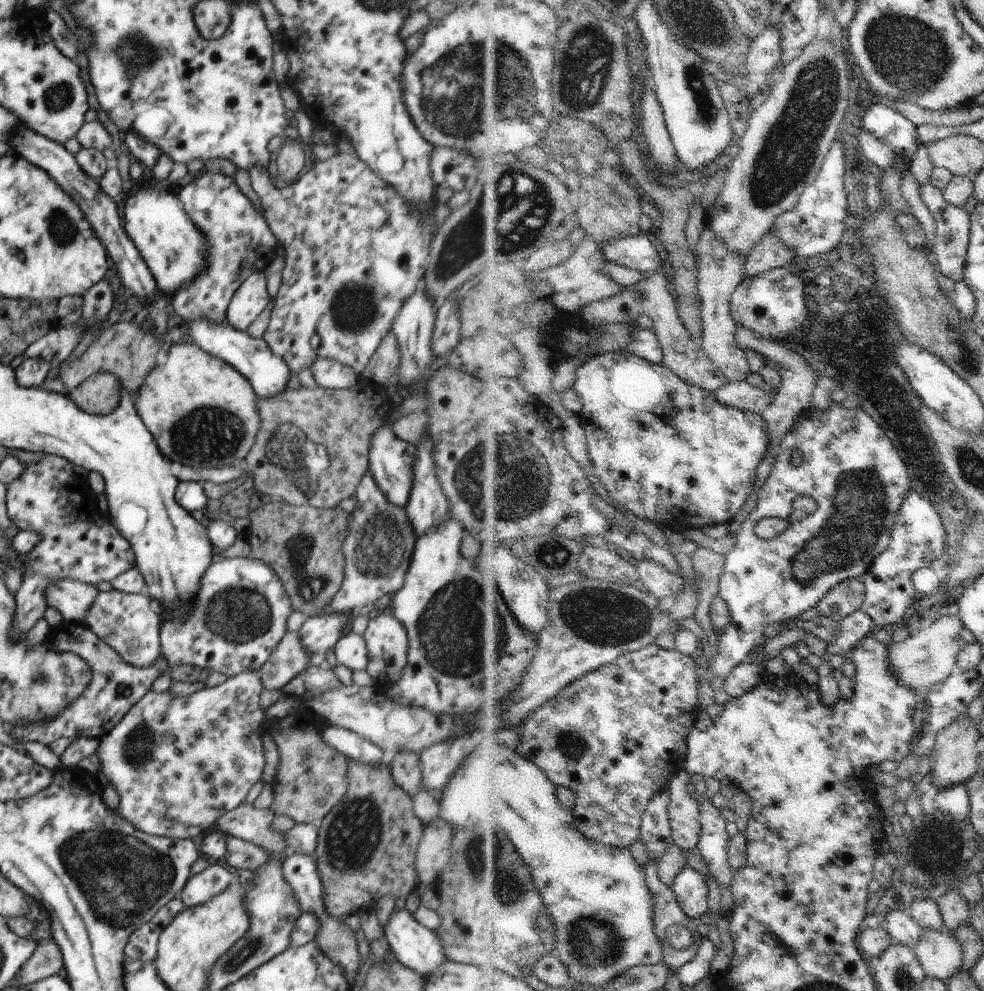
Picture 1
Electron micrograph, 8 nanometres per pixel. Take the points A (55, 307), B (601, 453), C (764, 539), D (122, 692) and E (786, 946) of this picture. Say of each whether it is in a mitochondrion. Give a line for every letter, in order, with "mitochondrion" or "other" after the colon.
A: other
B: other
C: other
D: mitochondrion
E: other

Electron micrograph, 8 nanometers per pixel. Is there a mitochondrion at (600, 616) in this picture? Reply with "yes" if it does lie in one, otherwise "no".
yes

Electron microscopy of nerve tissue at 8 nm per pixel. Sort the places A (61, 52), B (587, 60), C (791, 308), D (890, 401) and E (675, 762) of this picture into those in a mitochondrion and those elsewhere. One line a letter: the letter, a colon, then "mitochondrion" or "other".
A: other
B: mitochondrion
C: other
D: mitochondrion
E: other

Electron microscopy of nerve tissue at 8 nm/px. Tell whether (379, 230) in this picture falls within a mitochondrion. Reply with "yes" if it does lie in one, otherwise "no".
no

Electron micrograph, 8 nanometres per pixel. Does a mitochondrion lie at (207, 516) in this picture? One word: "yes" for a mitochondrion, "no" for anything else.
no

